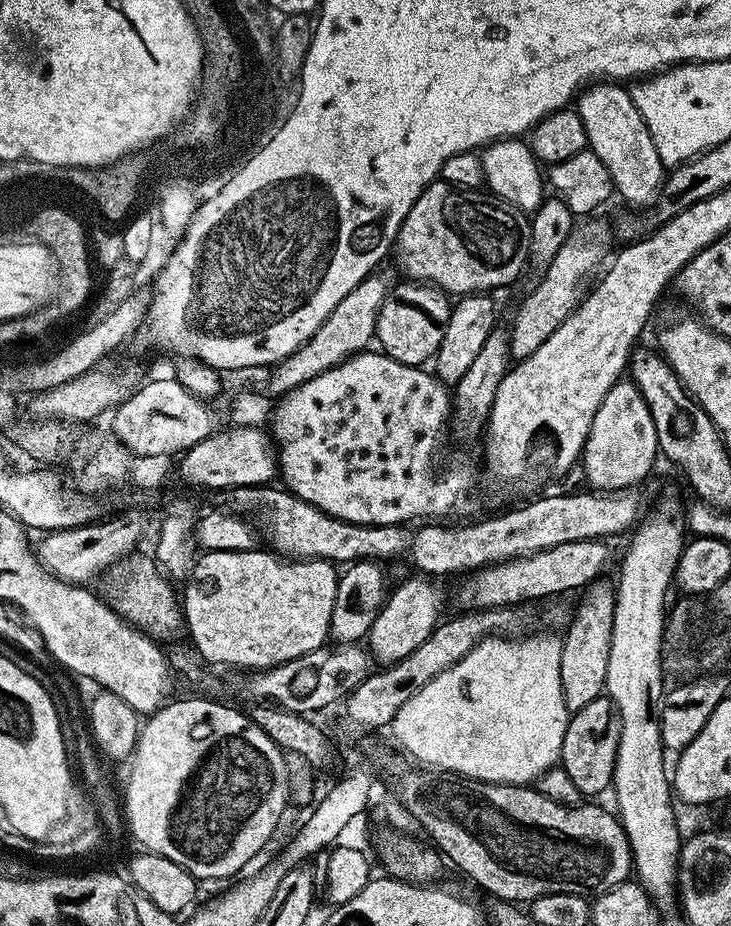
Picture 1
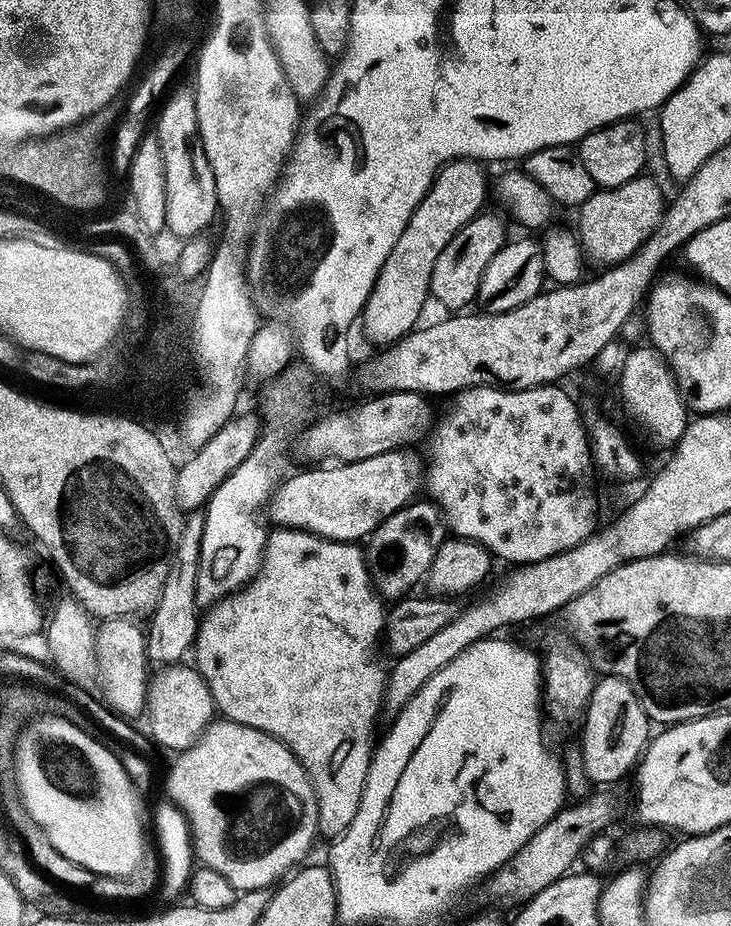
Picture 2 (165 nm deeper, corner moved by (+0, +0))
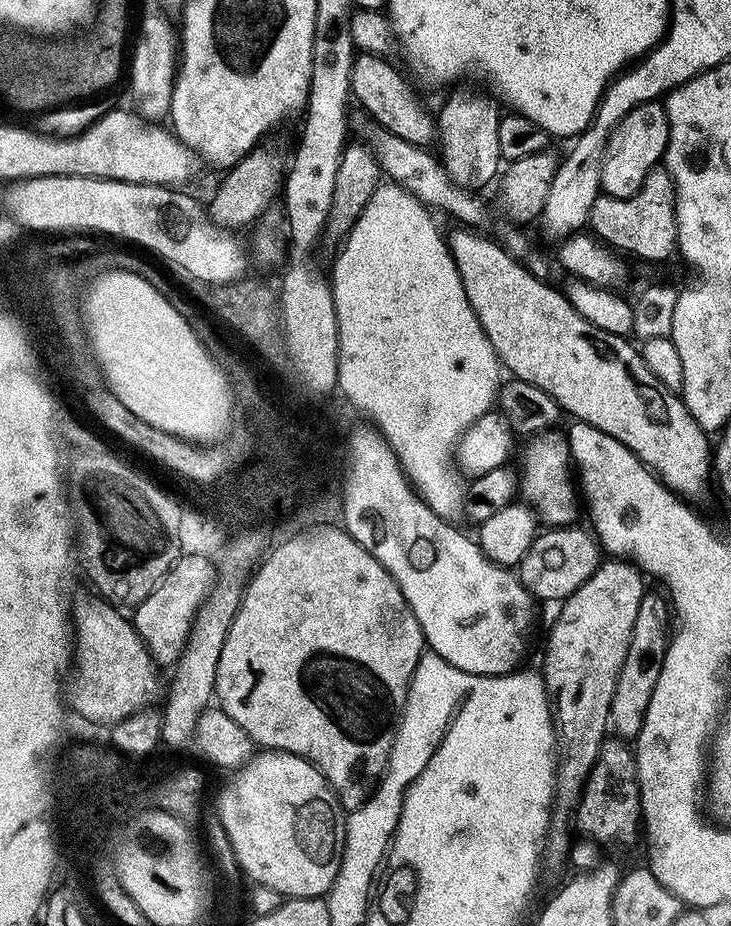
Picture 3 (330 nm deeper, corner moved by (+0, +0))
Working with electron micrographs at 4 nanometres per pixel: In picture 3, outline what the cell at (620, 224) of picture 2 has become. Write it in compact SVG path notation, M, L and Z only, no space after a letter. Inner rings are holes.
M667 170L649 171L639 192L626 198L601 194L590 210L588 224L601 241L612 240L613 249L633 252L640 260L668 260L672 255L675 257L678 252L678 226L676 187L672 175Z

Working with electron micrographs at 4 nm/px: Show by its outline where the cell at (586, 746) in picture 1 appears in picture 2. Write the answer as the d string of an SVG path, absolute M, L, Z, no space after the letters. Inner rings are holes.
M601 675L592 685L592 697L582 717L584 733L580 736L578 747L586 774L596 786L612 786L628 771L637 767L644 755L650 739L650 721L642 710L642 702L630 690L630 686L617 676Z

